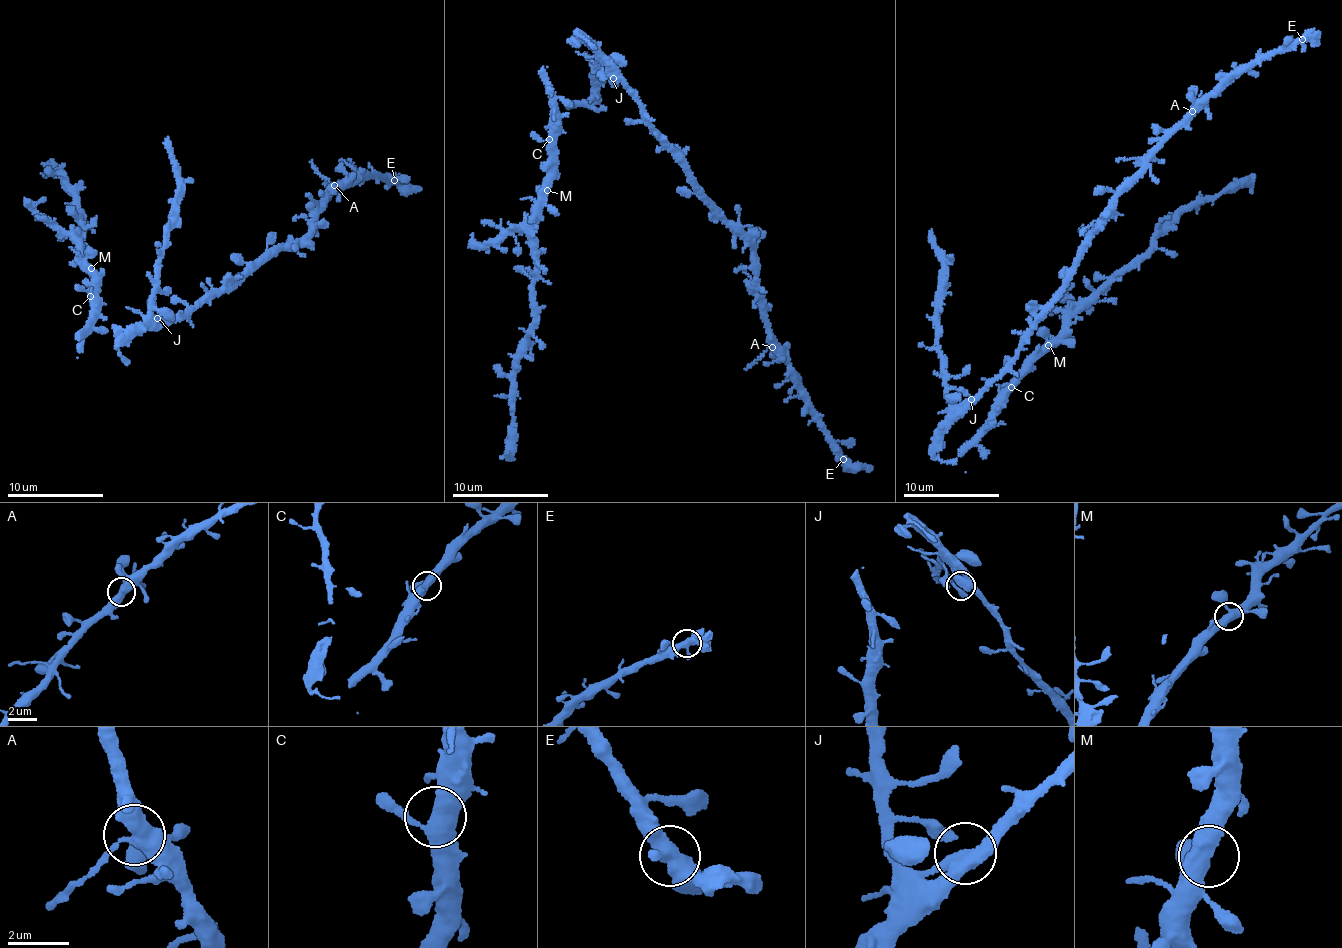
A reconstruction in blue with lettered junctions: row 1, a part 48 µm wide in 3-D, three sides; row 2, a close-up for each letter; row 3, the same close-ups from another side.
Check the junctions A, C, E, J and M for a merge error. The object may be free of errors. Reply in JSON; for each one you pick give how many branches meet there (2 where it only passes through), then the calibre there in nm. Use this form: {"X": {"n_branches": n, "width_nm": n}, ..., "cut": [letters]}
{"cut": []}

